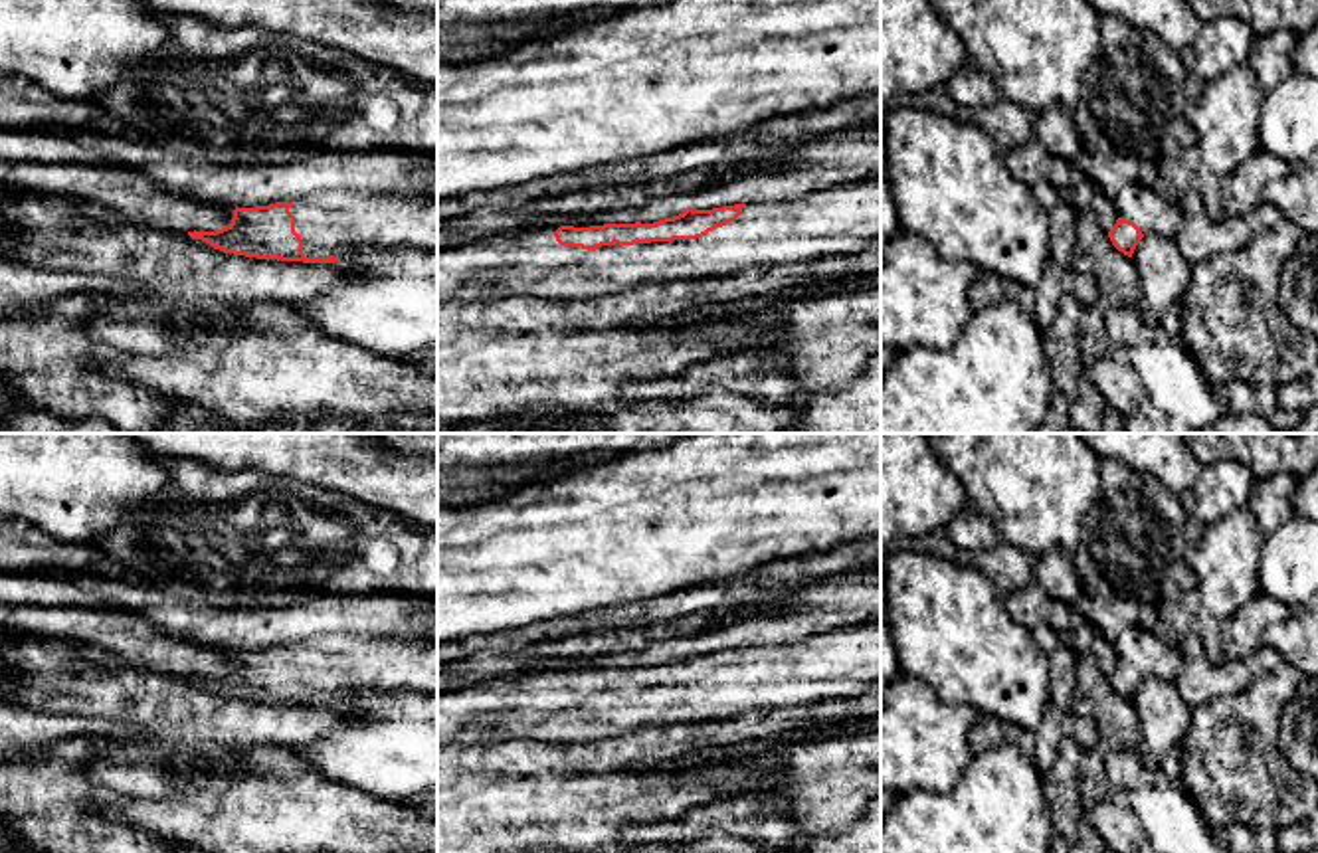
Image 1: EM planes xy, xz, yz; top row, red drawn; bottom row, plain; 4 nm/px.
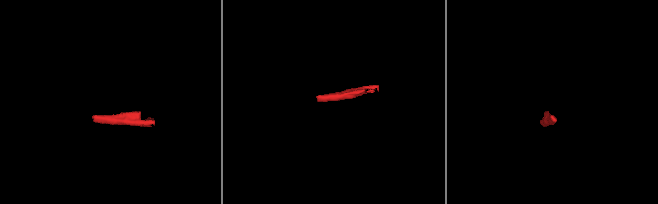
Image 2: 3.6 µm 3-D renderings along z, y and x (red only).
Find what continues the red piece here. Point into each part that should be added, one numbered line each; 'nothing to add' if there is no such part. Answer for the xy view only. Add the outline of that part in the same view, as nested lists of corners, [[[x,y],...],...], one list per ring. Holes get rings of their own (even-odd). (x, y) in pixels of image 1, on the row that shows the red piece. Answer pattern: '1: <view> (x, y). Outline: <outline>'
1: xy (333, 222). Outline: [[[323,190],[293,202],[305,257],[416,247],[437,251],[437,198],[414,200],[352,190]]]

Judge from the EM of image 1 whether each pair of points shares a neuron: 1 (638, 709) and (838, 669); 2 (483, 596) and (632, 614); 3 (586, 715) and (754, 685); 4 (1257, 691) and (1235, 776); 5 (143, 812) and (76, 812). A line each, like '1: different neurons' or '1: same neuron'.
1: same neuron
2: different neurons
3: same neuron
4: same neuron
5: different neurons

